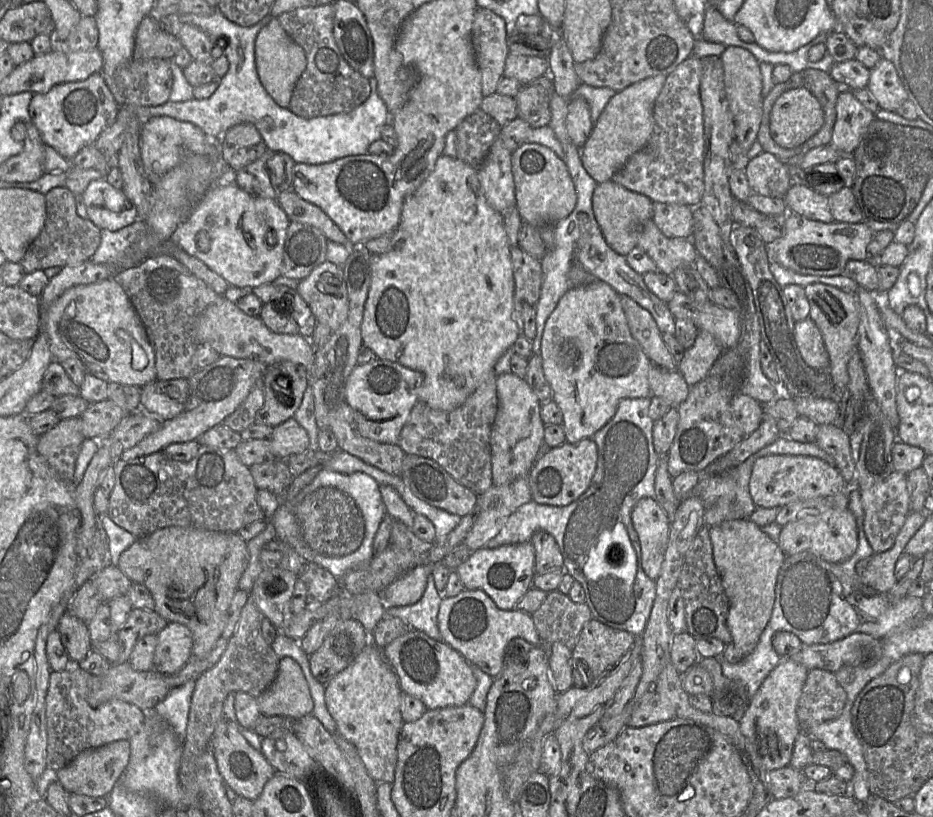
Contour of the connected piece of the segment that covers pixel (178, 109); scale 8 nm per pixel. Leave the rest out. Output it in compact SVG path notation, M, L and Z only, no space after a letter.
M214 10L209 16L176 14L177 24L195 26L213 39L227 39L224 56L228 59L229 69L221 78L217 90L208 99L168 101L158 106L135 106L137 117L140 120L149 120L155 116L168 116L189 122L213 140L220 139L235 125L251 123L260 132L268 150L288 154L296 163L322 164L345 156L367 154L369 145L381 139L382 126L391 124L386 104L378 93L375 77L369 78L371 93L368 99L350 112L307 119L297 116L288 108L280 107L262 86L255 64L256 37L272 18L267 15L253 26L242 27L228 20L218 10Z

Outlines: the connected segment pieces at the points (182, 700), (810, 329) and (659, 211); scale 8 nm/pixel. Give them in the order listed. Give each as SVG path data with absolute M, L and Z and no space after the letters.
M191 679L180 687L172 688L154 708L156 714L174 729L183 743L195 684L196 680Z
M810 318L798 321L795 323L794 335L805 363L816 370L828 372L830 358L816 324Z
M654 203L652 218L667 238L691 239L693 209L687 205Z

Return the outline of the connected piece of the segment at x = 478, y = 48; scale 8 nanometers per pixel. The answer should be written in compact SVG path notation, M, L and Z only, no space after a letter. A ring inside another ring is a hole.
M477 6L472 25L472 45L481 71L483 97L496 92L509 54L506 23L491 10Z

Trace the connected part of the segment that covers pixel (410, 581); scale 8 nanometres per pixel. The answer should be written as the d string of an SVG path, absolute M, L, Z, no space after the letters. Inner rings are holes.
M432 565L417 566L379 592L384 612L389 607L413 605L418 602L425 592L427 578L431 572Z

